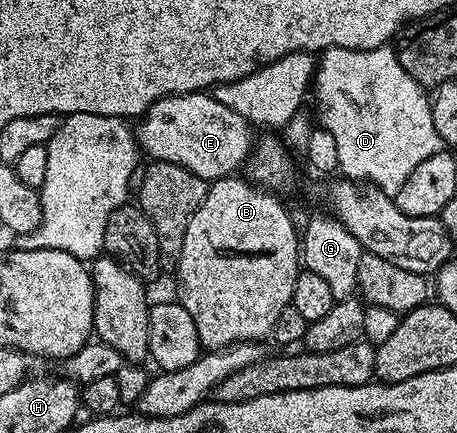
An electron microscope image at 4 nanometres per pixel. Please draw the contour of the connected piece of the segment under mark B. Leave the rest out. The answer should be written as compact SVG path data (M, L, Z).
M240 177L218 179L209 186L202 205L198 205L194 217L190 217L190 225L186 225L186 241L182 241L182 253L178 260L178 266L180 266L178 301L184 306L186 313L190 313L190 317L194 317L194 327L198 329L200 344L206 349L223 349L230 346L231 343L251 343L271 336L274 321L278 321L278 313L282 313L282 309L286 309L292 302L294 281L302 270L302 239L291 223L289 208L284 207L283 201L280 200L283 198L263 187L256 186L247 178L244 178L245 180L236 178Z

